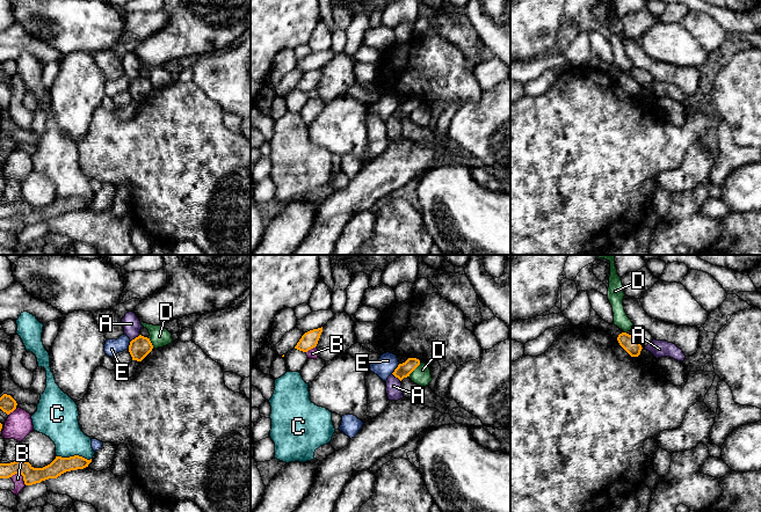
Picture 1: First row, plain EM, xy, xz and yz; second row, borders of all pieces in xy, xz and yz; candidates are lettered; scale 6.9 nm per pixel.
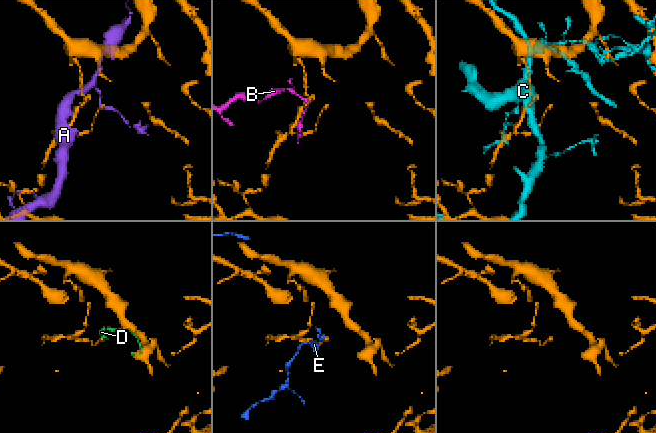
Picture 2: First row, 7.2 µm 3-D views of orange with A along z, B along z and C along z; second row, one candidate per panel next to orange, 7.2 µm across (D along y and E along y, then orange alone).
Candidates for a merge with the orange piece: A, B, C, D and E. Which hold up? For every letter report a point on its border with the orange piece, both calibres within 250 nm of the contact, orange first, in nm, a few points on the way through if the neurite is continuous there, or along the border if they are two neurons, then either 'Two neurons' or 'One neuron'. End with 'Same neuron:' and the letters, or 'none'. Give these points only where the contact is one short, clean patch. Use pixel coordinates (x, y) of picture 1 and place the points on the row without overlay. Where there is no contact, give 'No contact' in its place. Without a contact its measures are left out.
A: Touches orange at xy (136, 78). Thickness 150 nm (orange) against 120 nm. Boundary: xy (139, 74), (131, 81). Two neurons
B: Touches orange at xy (21, 214). Thickness 120 nm (orange) against 80 nm. Two neurons
C: Touches orange at xy (74, 196). Thickness 120 nm (orange) against 240 nm. Boundary: xy (57, 196), (81, 196), (91, 199). Two neurons
D: Touches orange at xz (414, 109). Thickness 100 nm (orange) against 130 nm. Two neurons
E: Touches orange at xz (396, 109). Thickness 100 nm (orange) against 140 nm. Two neurons
Same neuron: none

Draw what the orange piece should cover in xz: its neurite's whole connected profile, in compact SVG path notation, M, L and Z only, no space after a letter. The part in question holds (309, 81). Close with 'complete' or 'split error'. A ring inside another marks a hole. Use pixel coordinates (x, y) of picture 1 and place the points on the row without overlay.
M322 67L305 73L297 83L297 86L295 87L295 89L303 93L307 93L309 90L316 88L321 73L322 73Z | complete

